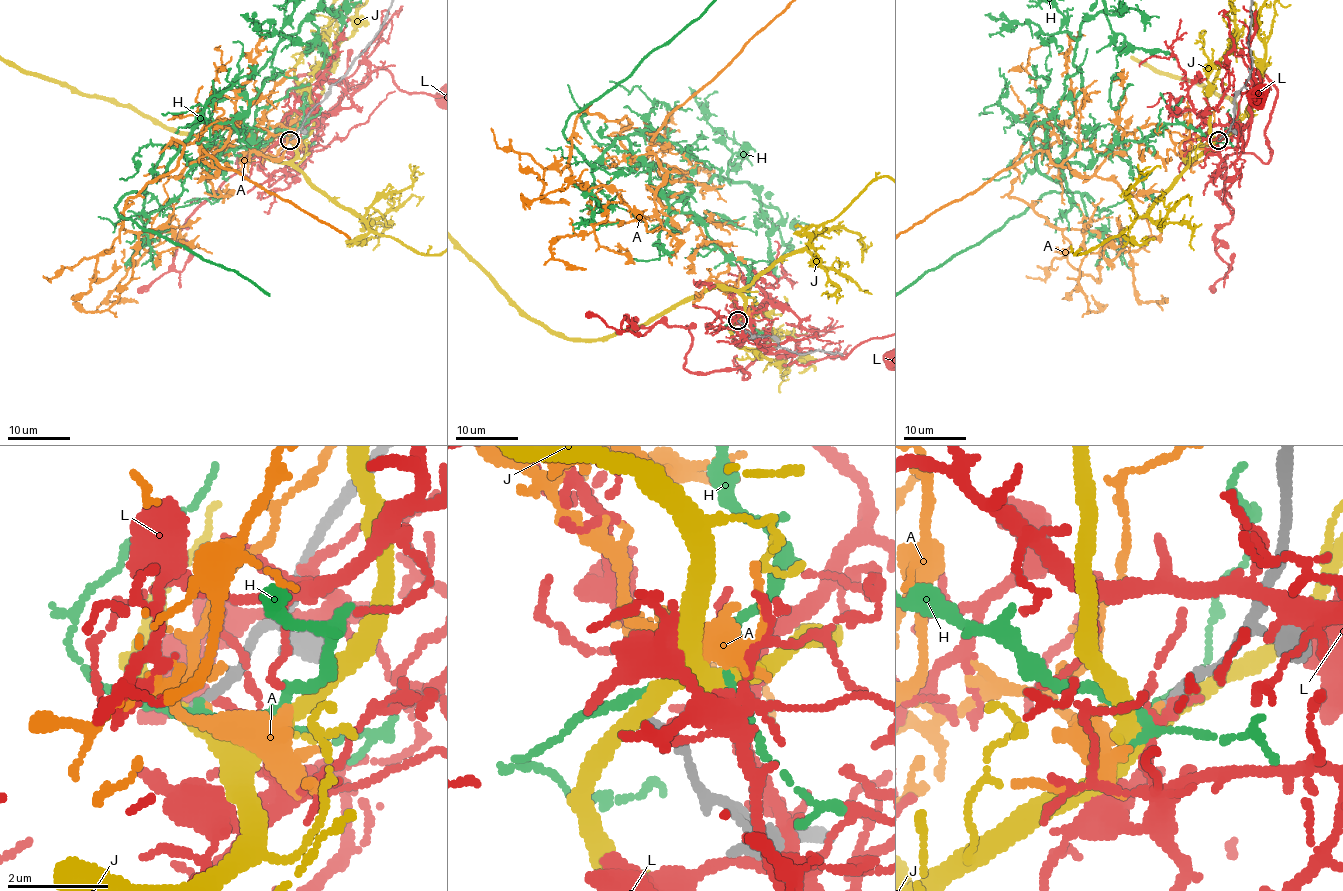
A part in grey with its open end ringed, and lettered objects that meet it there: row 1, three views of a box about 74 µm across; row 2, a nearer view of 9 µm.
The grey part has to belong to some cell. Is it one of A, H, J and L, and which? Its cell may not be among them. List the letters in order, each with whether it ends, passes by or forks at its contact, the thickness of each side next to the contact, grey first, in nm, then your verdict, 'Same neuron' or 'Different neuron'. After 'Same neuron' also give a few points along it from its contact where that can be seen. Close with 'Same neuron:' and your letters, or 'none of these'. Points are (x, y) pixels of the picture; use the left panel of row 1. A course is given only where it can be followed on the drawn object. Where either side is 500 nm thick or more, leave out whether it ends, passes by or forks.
A: It ends there. Thickness 200 nm (grey) against 110 nm. Different neuron
H: It passes by. Thickness 190 nm (grey) against 180 nm. Different neuron
J: It passes by. Thickness 200 nm (grey) against 340 nm. Different neuron
L: It ends there. Thickness 240 nm (grey) against 180 nm. Different neuron
Same neuron: none of these

